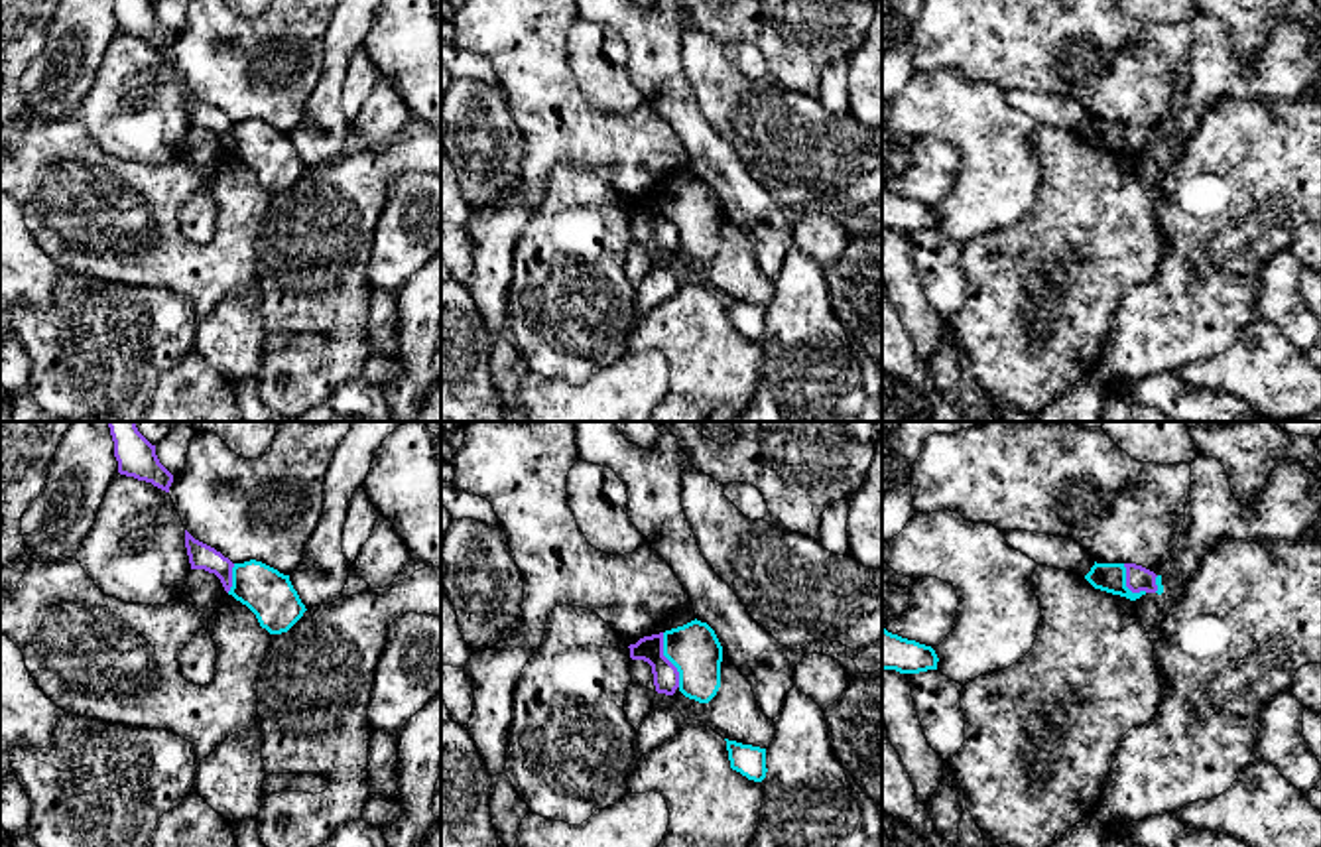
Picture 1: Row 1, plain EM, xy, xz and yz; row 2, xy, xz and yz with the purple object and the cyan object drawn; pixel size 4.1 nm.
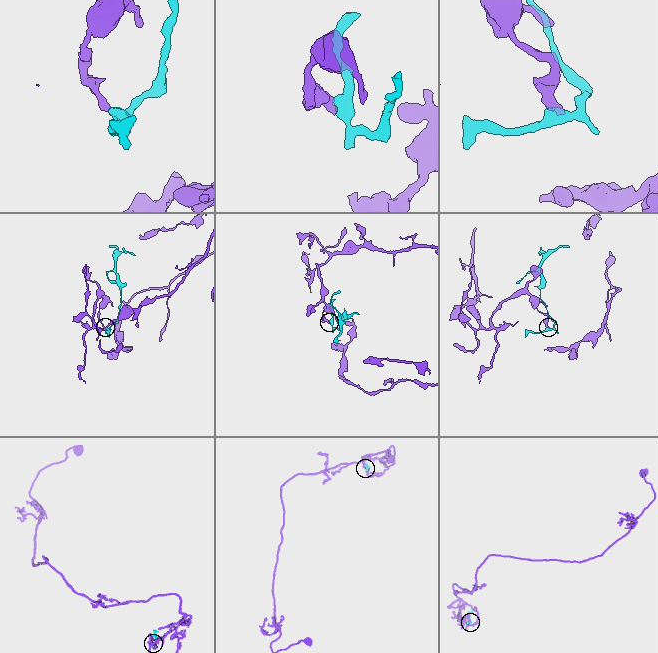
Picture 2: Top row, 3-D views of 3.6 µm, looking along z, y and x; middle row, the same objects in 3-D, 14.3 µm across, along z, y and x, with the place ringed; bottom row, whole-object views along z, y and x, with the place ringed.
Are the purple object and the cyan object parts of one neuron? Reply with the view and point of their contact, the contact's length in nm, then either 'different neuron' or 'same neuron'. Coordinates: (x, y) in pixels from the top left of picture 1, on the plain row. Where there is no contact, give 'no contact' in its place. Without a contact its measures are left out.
contact xz (668, 219); length 240 nm; different neuron

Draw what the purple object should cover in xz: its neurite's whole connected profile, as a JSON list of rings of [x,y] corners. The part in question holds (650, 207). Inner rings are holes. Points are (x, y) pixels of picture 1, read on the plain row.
[[[663,191],[644,195],[630,203],[630,217],[644,219],[652,225],[654,244],[658,252],[673,254],[679,246],[677,227],[663,215]]]

